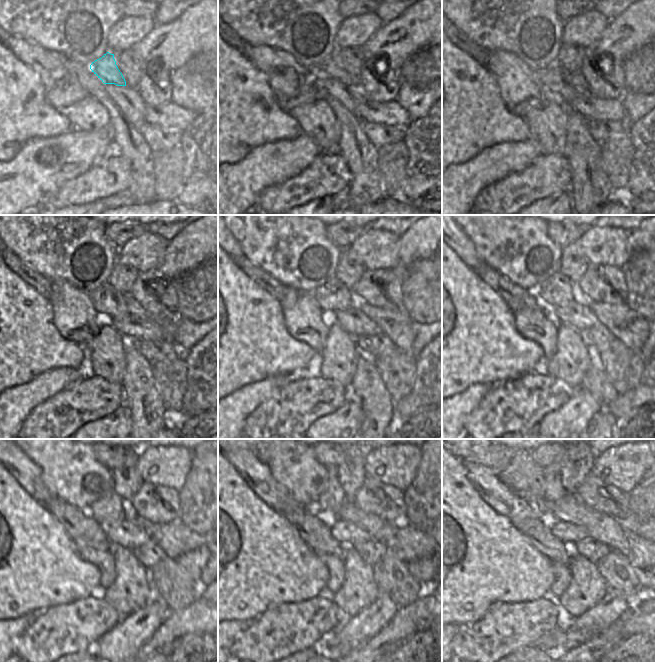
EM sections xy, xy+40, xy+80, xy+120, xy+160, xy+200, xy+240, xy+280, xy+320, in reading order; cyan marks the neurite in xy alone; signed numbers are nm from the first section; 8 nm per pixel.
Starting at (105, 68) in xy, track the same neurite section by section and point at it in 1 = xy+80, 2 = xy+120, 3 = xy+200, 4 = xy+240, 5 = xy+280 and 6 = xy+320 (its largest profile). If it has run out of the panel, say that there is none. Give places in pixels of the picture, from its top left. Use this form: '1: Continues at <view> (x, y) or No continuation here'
1: Continues at xy+80 (576, 79)
2: Continues at xy+120 (133, 307)
3: Continues at xy+200 (632, 330)
4: Continues at xy+240 (178, 542)
5: Continues at xy+280 (419, 551)
6: Continues at xy+320 (645, 557)

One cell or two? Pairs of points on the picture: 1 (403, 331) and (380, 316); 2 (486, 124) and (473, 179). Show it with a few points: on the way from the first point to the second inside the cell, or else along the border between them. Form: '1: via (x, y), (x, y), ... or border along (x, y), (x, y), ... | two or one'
1: via (397, 327), (390, 327), (385, 322) | one
2: border along (500, 143), (485, 147), (470, 159), (457, 163) | two

